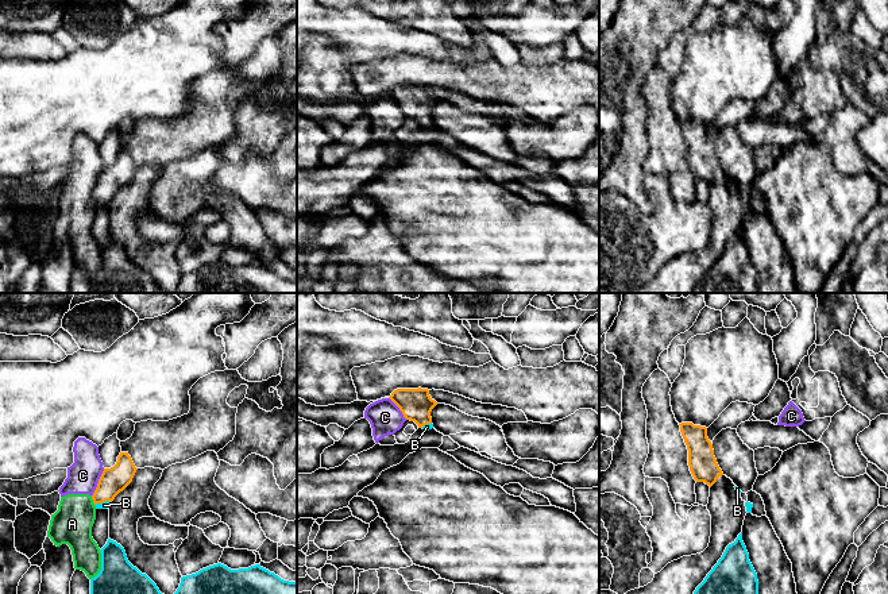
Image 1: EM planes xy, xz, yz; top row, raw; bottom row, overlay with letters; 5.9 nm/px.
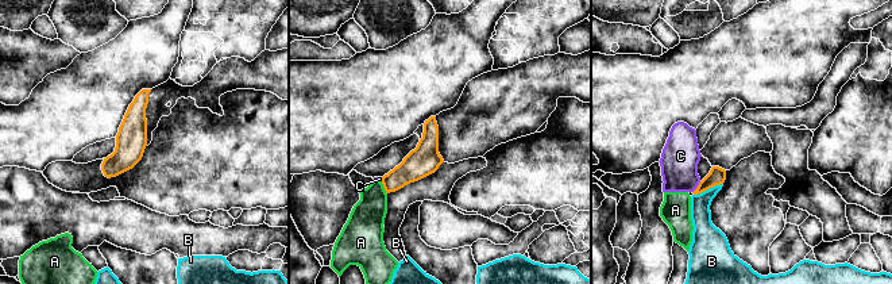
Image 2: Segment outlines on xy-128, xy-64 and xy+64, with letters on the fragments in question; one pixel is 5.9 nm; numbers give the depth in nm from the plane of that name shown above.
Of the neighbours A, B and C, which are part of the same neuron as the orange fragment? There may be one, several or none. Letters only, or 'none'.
B

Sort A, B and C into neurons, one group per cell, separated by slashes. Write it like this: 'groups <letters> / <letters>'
groups A C / B

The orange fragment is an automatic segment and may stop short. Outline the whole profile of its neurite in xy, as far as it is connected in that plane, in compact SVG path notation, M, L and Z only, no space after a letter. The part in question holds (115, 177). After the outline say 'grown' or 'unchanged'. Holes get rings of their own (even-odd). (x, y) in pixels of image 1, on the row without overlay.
M120 150L116 162L111 166L104 166L99 177L92 193L96 207L109 205L115 194L132 180L136 167L128 150Z; grown

